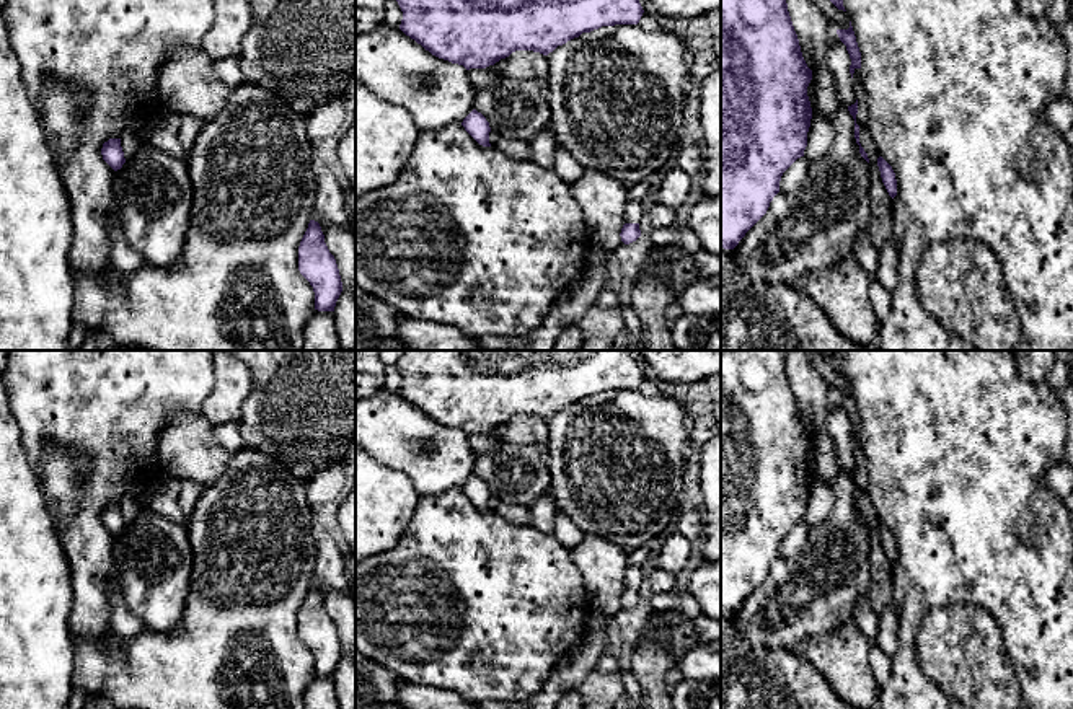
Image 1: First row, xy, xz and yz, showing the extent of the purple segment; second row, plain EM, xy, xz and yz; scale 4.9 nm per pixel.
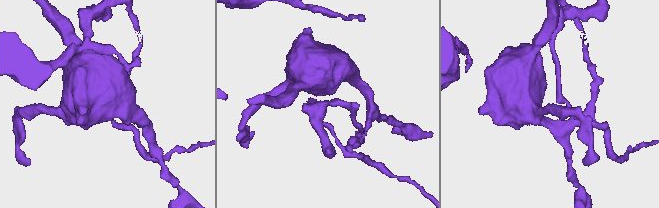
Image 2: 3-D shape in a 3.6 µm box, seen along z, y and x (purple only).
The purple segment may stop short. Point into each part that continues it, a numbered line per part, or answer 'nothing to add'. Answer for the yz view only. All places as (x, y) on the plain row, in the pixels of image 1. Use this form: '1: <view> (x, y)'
nothing to add

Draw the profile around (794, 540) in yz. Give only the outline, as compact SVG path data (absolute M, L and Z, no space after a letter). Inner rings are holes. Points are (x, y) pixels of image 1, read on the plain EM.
M801 522L797 523L781 541L779 546L779 557L783 559L791 559L791 557L797 557L801 553L801 548L806 544L807 541L807 530L809 526Z

